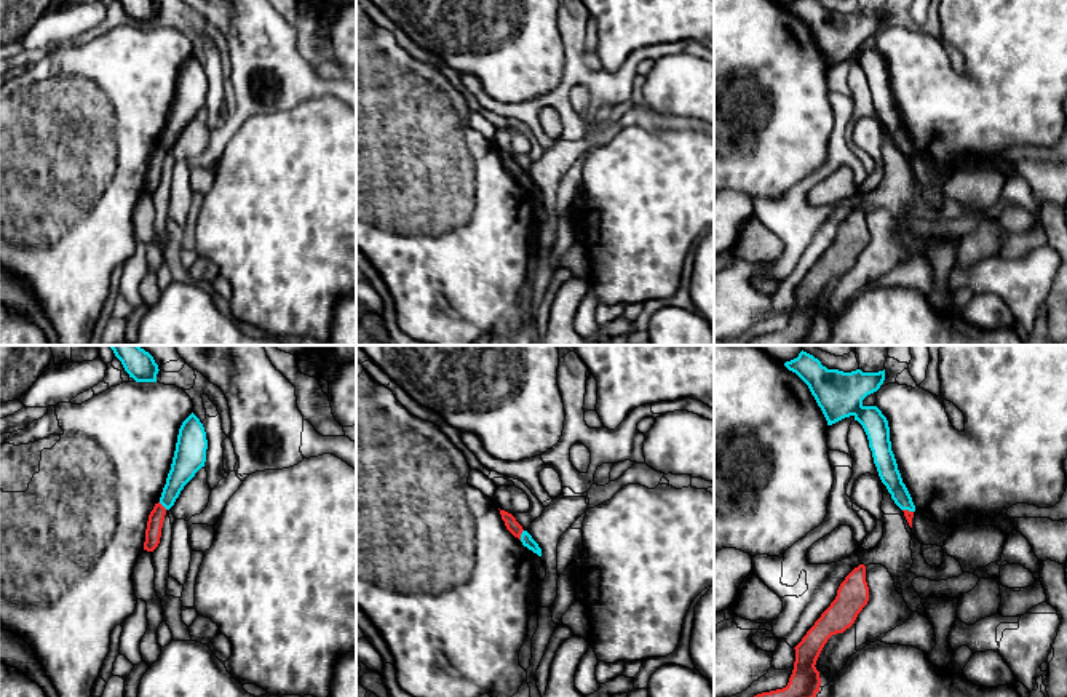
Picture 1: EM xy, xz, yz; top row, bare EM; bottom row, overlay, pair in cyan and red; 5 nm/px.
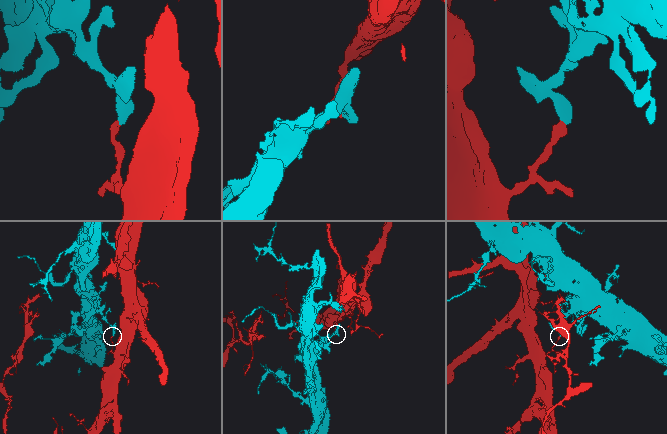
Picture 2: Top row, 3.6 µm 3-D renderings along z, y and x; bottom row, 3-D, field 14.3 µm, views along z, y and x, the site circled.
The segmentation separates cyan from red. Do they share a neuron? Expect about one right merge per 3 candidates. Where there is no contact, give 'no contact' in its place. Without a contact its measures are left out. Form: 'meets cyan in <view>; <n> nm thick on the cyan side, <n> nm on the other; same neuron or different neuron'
meets cyan in xz; 60 nm thick on the cyan side, 70 nm on the other; different neuron

